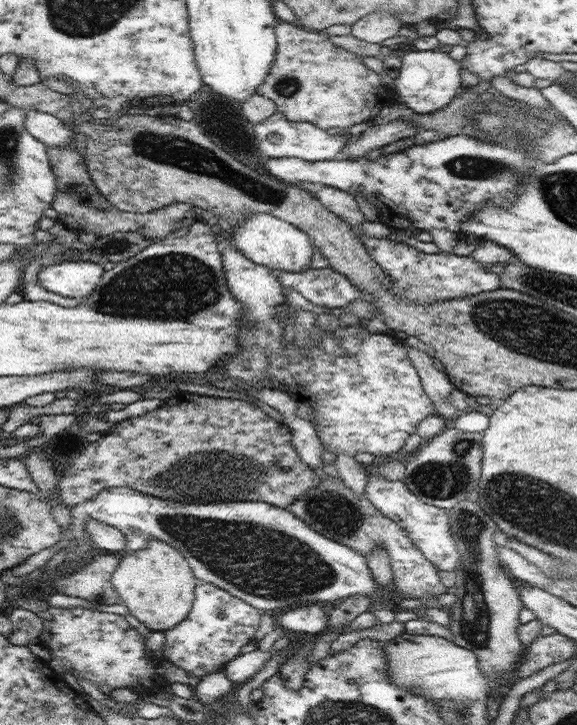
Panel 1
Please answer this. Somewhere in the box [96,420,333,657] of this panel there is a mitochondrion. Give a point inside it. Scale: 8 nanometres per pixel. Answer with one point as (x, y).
(242, 468)

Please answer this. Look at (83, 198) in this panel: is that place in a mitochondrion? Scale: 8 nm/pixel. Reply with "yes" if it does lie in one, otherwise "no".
yes

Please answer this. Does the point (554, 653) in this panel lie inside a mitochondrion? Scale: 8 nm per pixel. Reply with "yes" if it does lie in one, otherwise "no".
no

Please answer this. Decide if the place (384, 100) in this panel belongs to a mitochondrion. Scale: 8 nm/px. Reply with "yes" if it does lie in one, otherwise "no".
no

